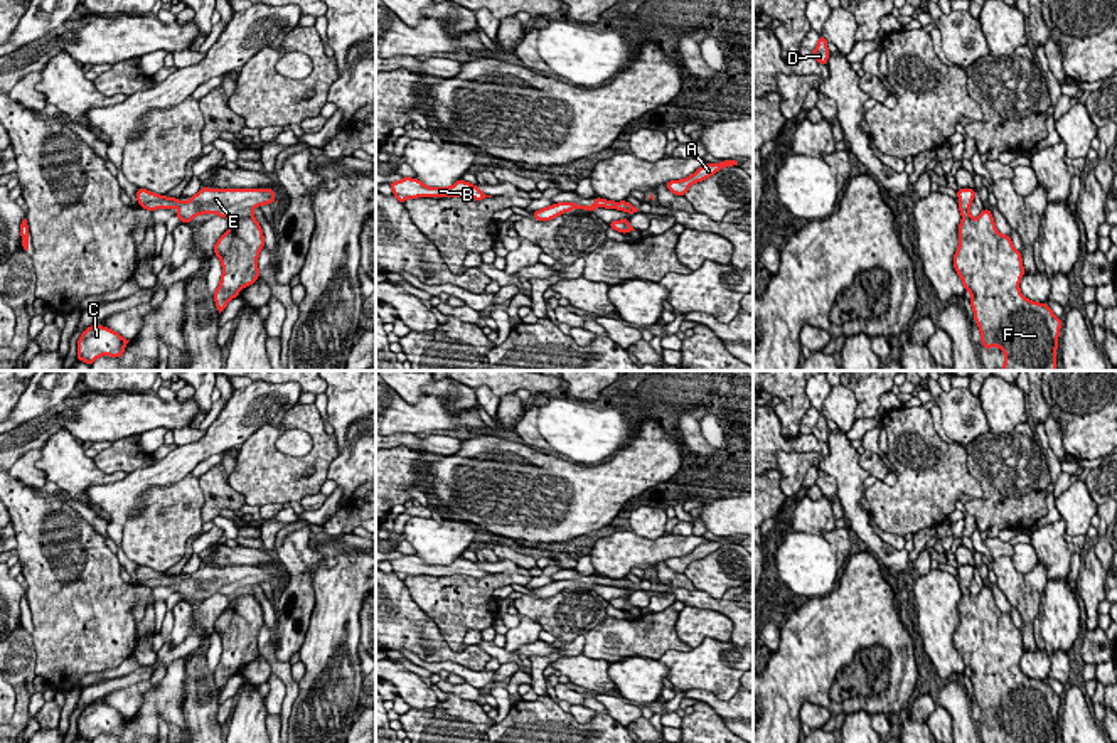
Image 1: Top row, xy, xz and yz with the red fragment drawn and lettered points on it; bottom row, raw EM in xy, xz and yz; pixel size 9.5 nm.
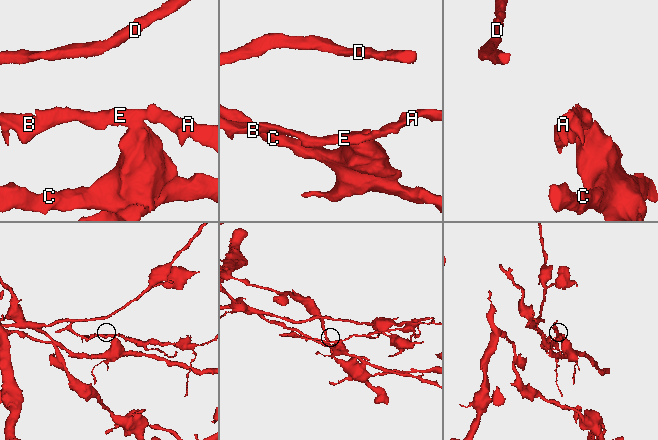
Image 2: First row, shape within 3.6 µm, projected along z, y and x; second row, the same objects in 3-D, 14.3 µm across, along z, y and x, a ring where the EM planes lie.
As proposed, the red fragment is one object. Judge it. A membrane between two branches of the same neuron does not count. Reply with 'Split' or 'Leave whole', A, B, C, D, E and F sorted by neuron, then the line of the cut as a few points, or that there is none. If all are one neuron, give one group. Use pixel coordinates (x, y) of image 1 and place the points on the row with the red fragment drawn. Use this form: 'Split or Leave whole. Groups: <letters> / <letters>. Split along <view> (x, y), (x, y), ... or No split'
Leave whole. Groups: A B C D E F. No split

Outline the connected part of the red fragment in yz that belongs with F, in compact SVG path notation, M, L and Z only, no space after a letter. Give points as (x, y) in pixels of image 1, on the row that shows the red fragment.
M959 189L957 195L962 221L954 268L964 288L970 291L974 320L982 337L981 344L986 350L994 345L1006 354L1002 371L1056 371L1061 320L1046 303L1031 302L1021 295L1019 281L1024 275L1021 251L1013 246L1011 236L1004 236L996 229L989 209L984 209L975 219L970 217L975 190Z

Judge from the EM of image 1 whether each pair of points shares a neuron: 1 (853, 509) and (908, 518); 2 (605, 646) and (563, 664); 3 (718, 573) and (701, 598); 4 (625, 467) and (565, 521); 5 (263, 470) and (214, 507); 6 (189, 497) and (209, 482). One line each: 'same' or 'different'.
1: different
2: different
3: different
4: same
5: different
6: different

